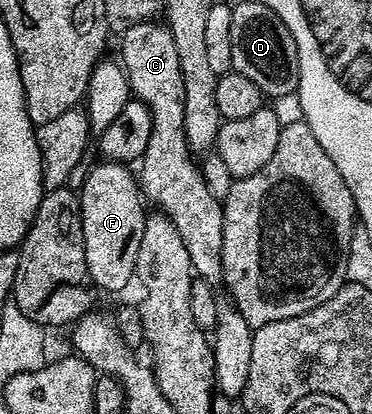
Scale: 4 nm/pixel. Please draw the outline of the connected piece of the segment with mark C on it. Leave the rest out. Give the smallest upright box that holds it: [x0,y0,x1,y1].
[120,20,224,284]

